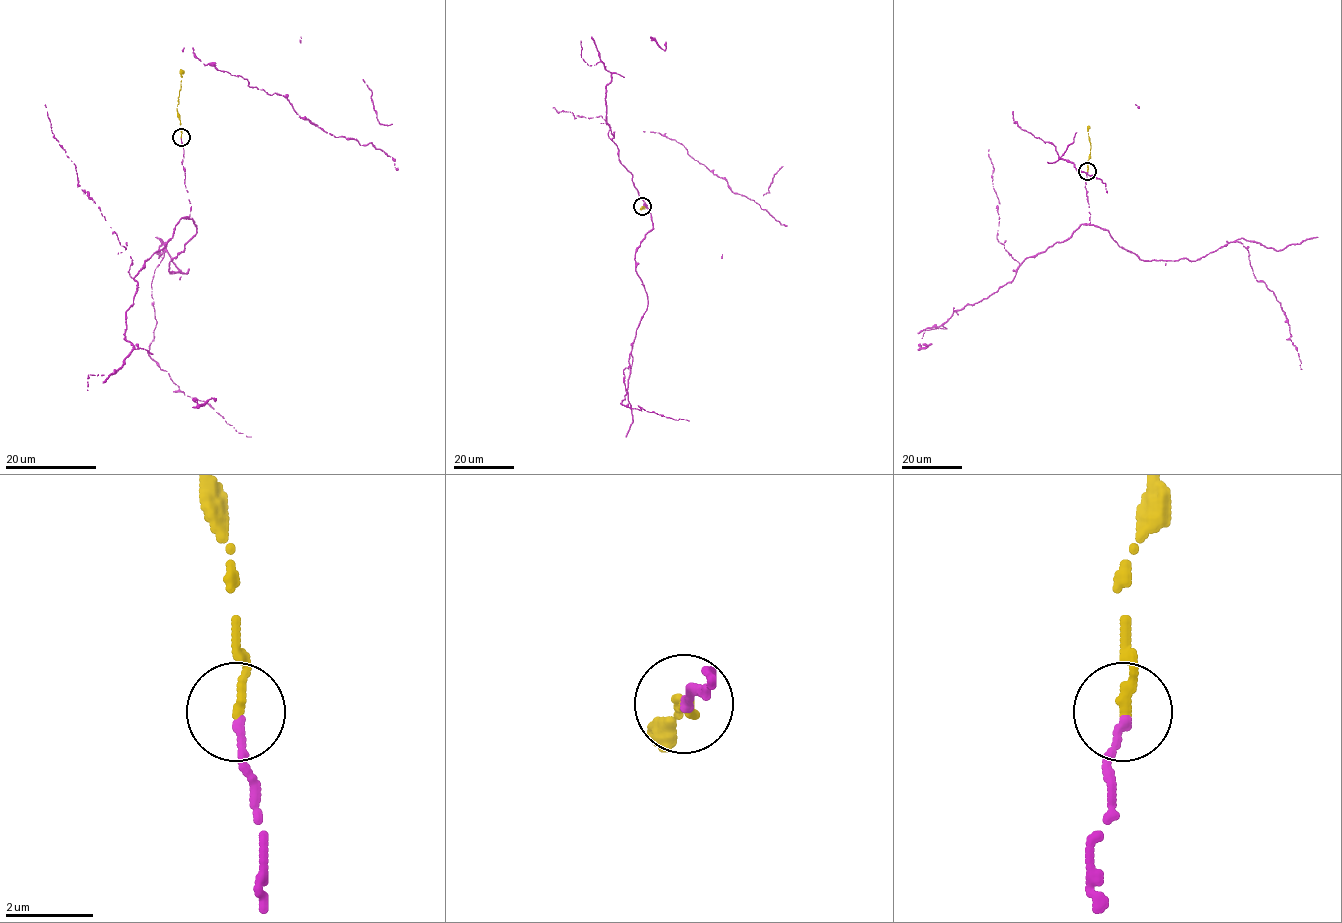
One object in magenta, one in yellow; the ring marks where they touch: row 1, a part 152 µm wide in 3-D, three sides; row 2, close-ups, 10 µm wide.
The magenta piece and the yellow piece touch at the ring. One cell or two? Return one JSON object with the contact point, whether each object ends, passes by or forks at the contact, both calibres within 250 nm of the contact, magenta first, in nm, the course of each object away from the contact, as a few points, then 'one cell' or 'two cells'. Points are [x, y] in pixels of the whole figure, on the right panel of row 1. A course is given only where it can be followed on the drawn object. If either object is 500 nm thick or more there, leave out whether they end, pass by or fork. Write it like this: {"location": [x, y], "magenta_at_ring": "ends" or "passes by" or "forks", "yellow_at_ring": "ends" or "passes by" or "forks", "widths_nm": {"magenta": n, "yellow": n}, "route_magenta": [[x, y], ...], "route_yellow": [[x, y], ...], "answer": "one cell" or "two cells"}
{"location": [1087, 171], "magenta_at_ring": "ends", "yellow_at_ring": "ends", "widths_nm": {"magenta": 200, "yellow": 240}, "route_magenta": [[1087, 171], [1090, 223], [1108, 231], [1141, 259], [1197, 260], [1241, 242], [1254, 277], [1280, 303], [1301, 369]], "route_yellow": [[1087, 170], [1090, 126]], "answer": "one cell"}

